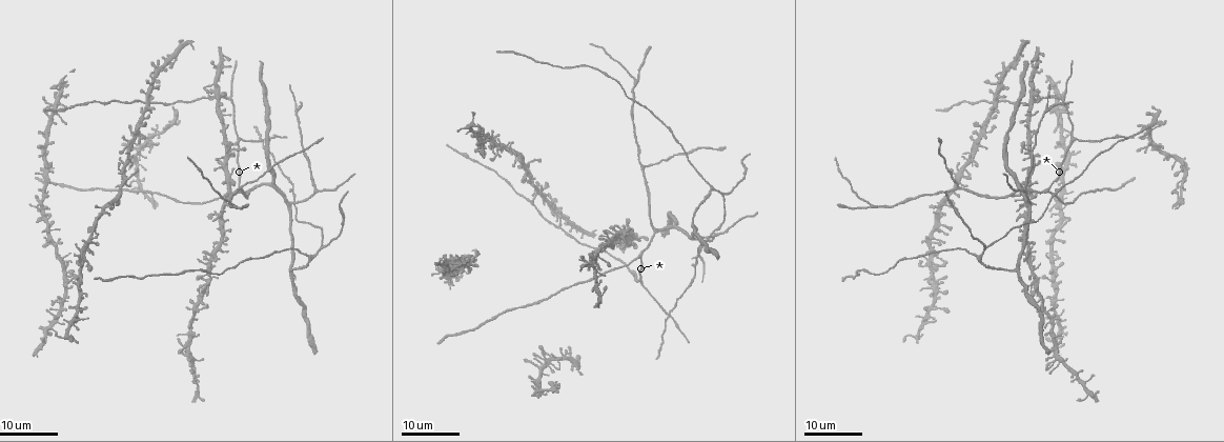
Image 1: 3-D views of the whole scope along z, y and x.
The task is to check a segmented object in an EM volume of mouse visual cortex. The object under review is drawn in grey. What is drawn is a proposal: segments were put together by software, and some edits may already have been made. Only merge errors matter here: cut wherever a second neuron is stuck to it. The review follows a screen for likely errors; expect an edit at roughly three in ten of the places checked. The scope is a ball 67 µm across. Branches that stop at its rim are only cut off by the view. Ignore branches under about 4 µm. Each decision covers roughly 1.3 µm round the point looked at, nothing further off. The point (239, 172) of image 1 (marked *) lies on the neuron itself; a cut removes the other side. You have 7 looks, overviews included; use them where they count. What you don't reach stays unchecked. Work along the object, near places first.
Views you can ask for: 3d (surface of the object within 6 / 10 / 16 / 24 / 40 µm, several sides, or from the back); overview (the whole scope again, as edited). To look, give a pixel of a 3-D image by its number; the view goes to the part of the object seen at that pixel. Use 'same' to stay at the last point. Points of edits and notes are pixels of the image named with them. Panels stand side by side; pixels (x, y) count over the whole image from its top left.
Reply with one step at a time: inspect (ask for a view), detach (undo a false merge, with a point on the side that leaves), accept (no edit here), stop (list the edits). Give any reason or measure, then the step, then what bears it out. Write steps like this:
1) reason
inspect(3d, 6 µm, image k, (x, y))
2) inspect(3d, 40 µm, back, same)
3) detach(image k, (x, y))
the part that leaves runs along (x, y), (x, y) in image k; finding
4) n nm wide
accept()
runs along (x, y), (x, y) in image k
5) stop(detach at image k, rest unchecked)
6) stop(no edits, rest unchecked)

arms part here
inspect(3d, 16 µm, image 1, (290, 204))

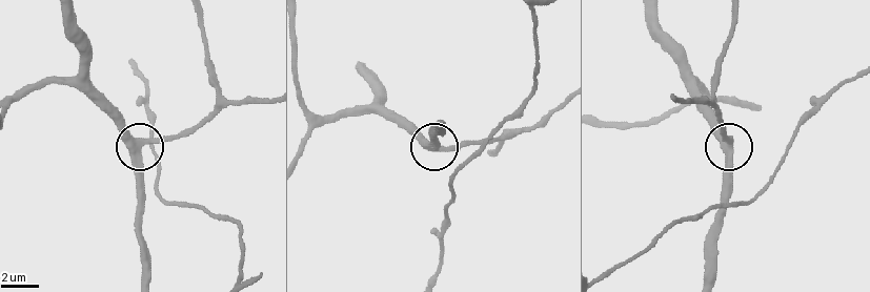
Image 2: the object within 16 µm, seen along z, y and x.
inspect(3d, 6 µm, image 2, (140, 146))

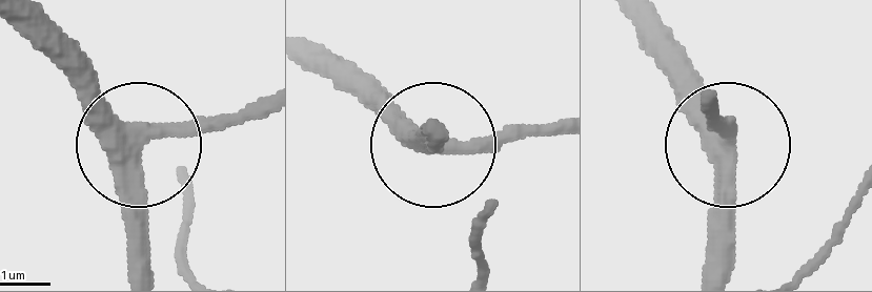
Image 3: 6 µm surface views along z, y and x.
inspect(3d, 6 µm, back, image 3, (728, 141))

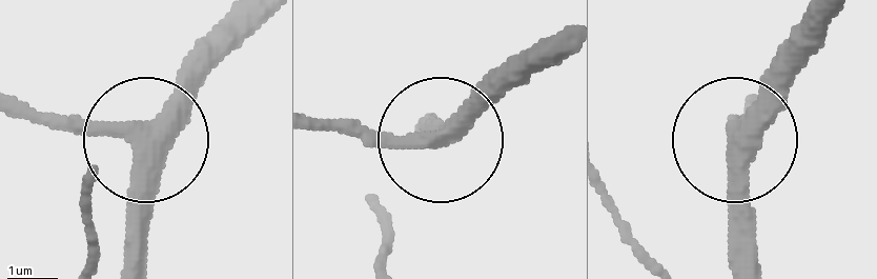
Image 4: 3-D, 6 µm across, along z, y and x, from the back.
3 arms
accept()
all the same neuron

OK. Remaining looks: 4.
arms part here
inspect(3d, 24 µm, image 1, (320, 248))

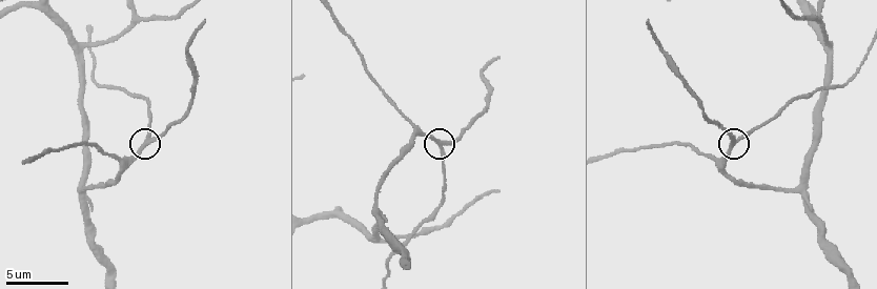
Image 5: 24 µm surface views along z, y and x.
inspect(3d, 10 µm, image 5, (442, 147))

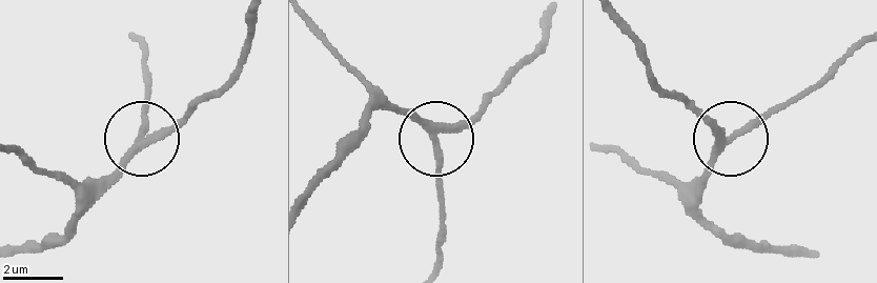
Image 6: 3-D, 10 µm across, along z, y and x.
250 nm wide
accept()
runs along (790, 257), (707, 220), (699, 182), (727, 137), (679, 94) in image 6; one neuron here

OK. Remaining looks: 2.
inspect(3d, 24 µm, image 1, (543, 218))

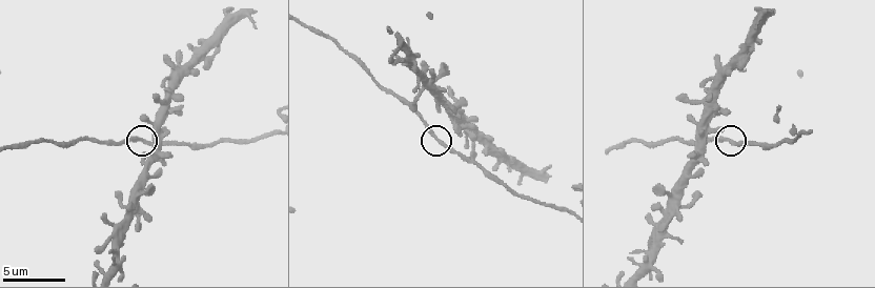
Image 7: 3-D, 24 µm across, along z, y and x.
closer look
inspect(3d, 10 µm, image 7, (731, 139))

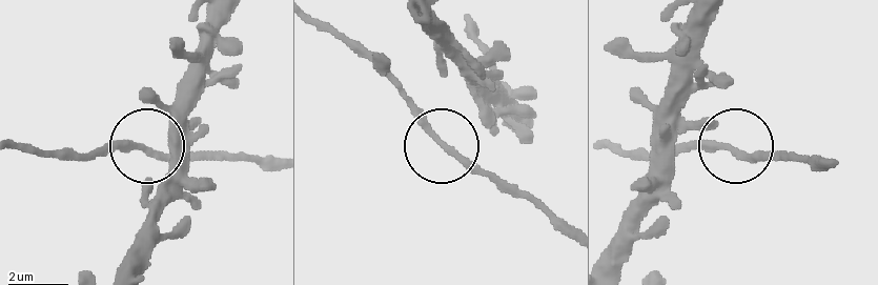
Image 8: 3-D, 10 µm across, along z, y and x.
side arm 24 µm; 3 arms
accept()
all the same neuron

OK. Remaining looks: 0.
stop(no edits, rest unchecked)

